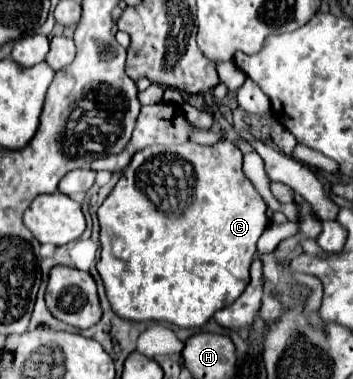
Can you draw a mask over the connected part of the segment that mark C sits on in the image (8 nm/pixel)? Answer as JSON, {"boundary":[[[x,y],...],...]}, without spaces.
{"boundary":[[[223,140],[215,146],[201,146],[195,142],[177,144],[173,148],[149,146],[149,148],[143,148],[141,152],[137,152],[133,156],[133,160],[129,162],[129,166],[123,170],[123,176],[119,178],[113,192],[105,198],[105,202],[97,210],[97,218],[99,218],[99,226],[101,226],[101,260],[97,262],[97,270],[103,278],[107,298],[109,298],[113,312],[121,318],[135,320],[135,322],[169,322],[169,324],[177,324],[181,328],[203,326],[219,308],[233,304],[233,300],[237,300],[241,296],[241,292],[247,288],[249,266],[251,266],[253,256],[257,254],[257,240],[269,226],[269,218],[267,218],[265,210],[267,210],[267,206],[265,206],[263,198],[259,196],[259,192],[255,190],[251,180],[243,174],[241,150],[229,140]]]}

